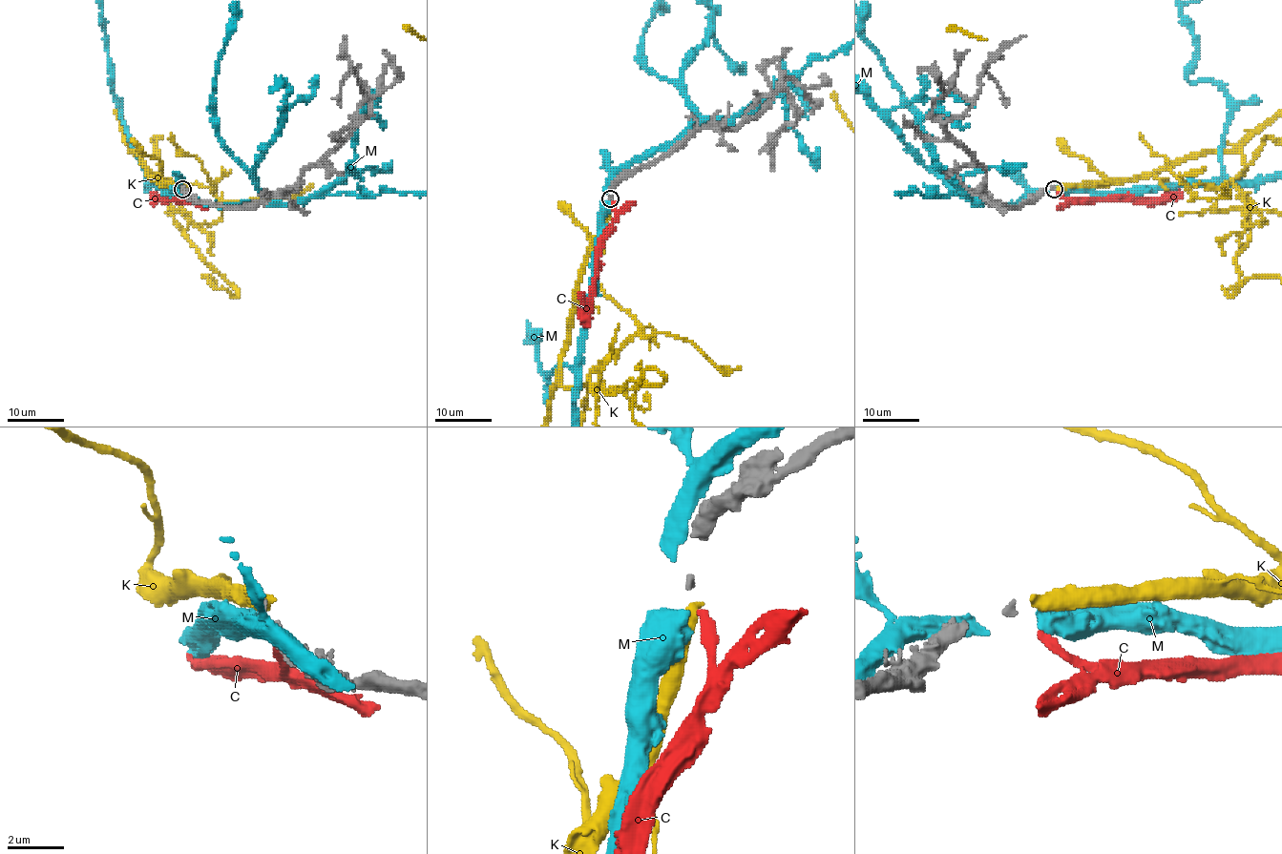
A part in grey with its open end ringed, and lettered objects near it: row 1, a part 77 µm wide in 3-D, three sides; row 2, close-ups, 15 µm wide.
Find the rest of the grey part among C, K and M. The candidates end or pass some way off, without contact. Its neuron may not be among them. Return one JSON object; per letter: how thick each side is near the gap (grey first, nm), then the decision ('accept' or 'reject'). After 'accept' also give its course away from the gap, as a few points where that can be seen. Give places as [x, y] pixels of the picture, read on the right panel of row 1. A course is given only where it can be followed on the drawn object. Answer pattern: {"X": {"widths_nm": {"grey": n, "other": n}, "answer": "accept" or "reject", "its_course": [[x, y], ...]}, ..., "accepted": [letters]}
{"C": {"widths_nm": {"grey": 190, "other": 320}, "answer": "reject"}, "K": {"widths_nm": {"grey": 190, "other": 480}, "answer": "accept"}, "M": {"widths_nm": {"grey": 190, "other": 650}, "answer": "reject"}, "accepted": ["K"]}

